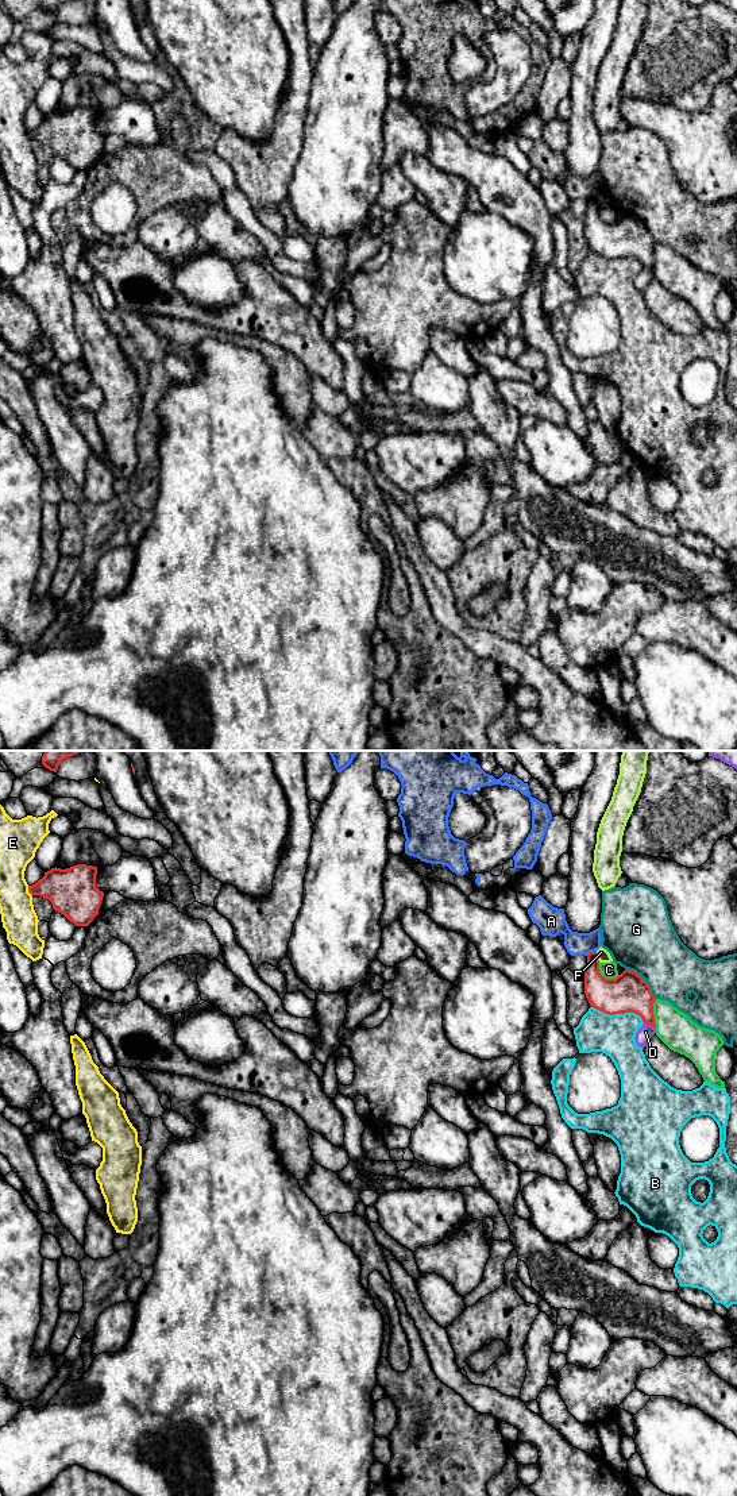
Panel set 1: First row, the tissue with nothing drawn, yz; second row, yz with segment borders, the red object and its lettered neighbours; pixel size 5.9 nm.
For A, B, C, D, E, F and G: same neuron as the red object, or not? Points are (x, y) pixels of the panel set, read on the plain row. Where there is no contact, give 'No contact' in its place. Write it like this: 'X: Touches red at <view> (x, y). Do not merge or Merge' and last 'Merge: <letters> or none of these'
A: Touches red at yz (590, 196). Do not merge
B: Touches red at yz (618, 257). Do not merge
C: Touches red at yz (604, 220). Do not merge
D: Touches red at yz (649, 268). Do not merge
E: Touches red at yz (29, 135). Do not merge
F: Touches red at yz (597, 200). Do not merge
G: Touches red at yz (644, 224). Do not merge
Merge: none of these

